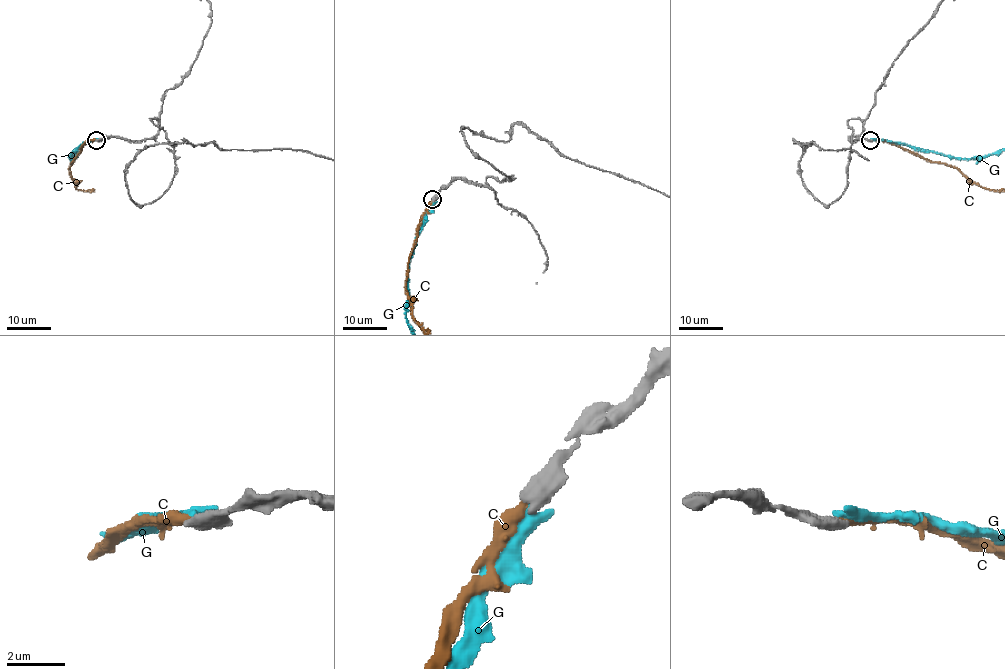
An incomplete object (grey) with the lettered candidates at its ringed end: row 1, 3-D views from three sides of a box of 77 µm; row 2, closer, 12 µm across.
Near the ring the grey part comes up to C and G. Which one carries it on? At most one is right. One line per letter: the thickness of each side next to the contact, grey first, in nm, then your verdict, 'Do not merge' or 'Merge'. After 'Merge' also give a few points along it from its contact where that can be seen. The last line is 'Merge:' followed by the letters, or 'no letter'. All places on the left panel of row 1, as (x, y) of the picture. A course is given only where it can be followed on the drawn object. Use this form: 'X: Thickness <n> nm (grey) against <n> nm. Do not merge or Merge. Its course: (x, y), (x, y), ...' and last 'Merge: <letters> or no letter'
C: Thickness 550 nm (grey) against 360 nm. Do not merge
G: Thickness 550 nm (grey) against 460 nm. Do not merge
Merge: no letter

